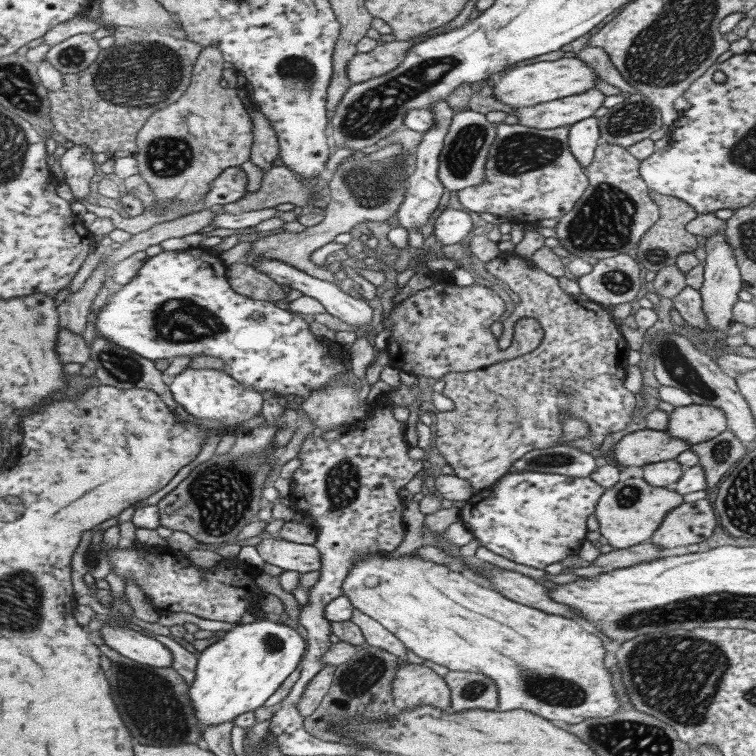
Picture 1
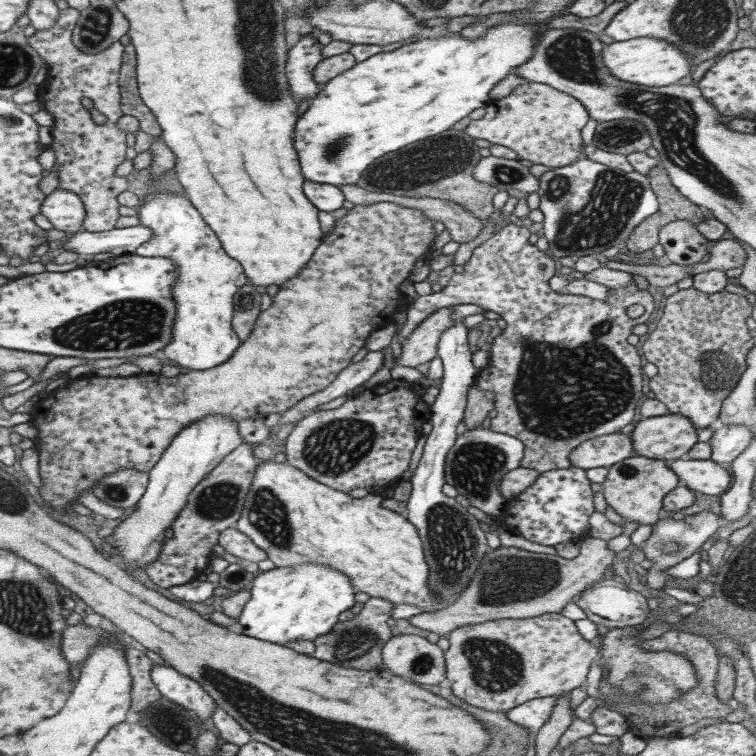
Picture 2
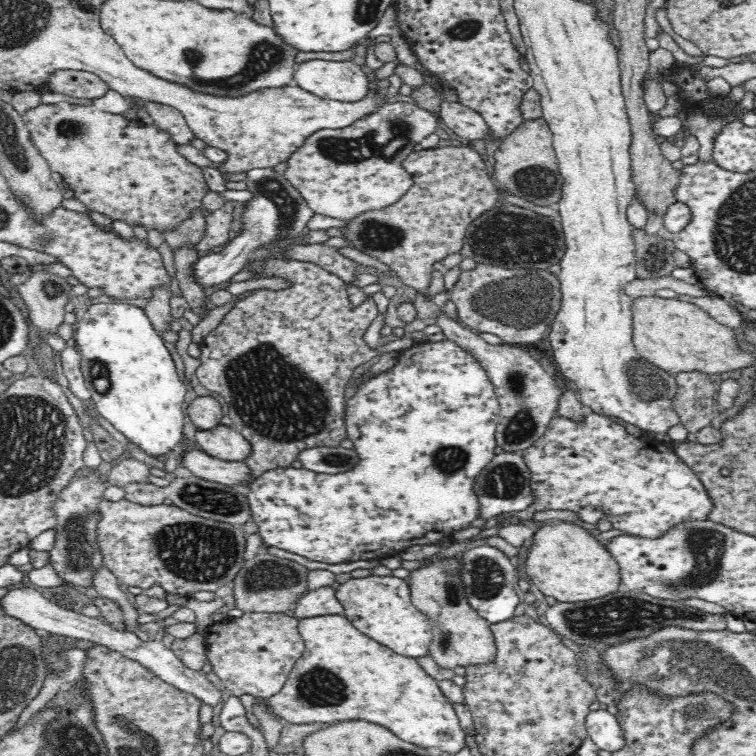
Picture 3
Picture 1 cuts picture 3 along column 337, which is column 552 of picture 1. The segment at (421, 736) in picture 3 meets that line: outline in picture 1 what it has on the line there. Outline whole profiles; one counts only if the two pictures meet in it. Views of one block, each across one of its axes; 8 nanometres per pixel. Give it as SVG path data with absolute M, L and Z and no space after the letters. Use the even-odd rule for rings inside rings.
M378 551L378 553L368 553L366 557L354 561L354 567L349 570L342 584L342 595L346 596L352 603L354 608L358 608L377 620L386 630L389 630L397 636L406 646L408 650L412 650L414 654L420 656L420 658L432 660L440 666L446 666L450 671L470 671L482 673L488 675L491 679L496 681L496 687L498 687L498 711L506 712L516 709L524 709L550 720L552 723L564 725L564 724L578 724L586 718L594 718L599 716L604 718L612 716L614 713L618 713L620 709L620 700L616 696L616 690L612 686L612 672L610 668L605 666L606 648L604 640L599 636L587 632L576 622L570 618L566 618L558 615L551 615L547 612L542 612L542 609L527 607L525 604L518 604L513 600L506 598L502 593L490 588L485 584L481 584L475 579L471 579L469 575L463 575L455 570L446 567L446 565L440 565L434 563L434 561L428 561L422 559L422 557L416 557L416 555L407 554L402 556L392 556L392 554L386 551Z

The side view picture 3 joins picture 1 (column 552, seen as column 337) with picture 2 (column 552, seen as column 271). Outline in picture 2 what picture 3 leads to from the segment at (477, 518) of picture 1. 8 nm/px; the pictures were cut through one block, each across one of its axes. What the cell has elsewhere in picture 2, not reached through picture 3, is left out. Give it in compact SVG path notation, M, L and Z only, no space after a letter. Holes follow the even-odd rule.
M556 468L541 472L522 494L506 500L506 508L499 515L506 530L538 544L555 546L560 542L582 542L589 534L590 515L594 513L594 492L583 468Z

